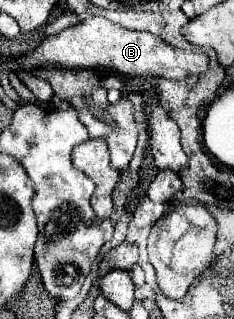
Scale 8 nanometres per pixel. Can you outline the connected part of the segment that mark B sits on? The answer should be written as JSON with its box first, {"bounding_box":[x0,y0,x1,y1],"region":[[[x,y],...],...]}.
{"bounding_box":[22,17,208,81],"region":[[[86,17],[82,23],[64,29],[54,37],[46,37],[34,53],[22,57],[24,67],[72,67],[72,69],[114,69],[126,75],[156,75],[172,81],[182,81],[190,75],[202,75],[208,69],[208,57],[204,51],[184,51],[168,45],[162,37],[144,31],[128,31],[106,17]]]}

